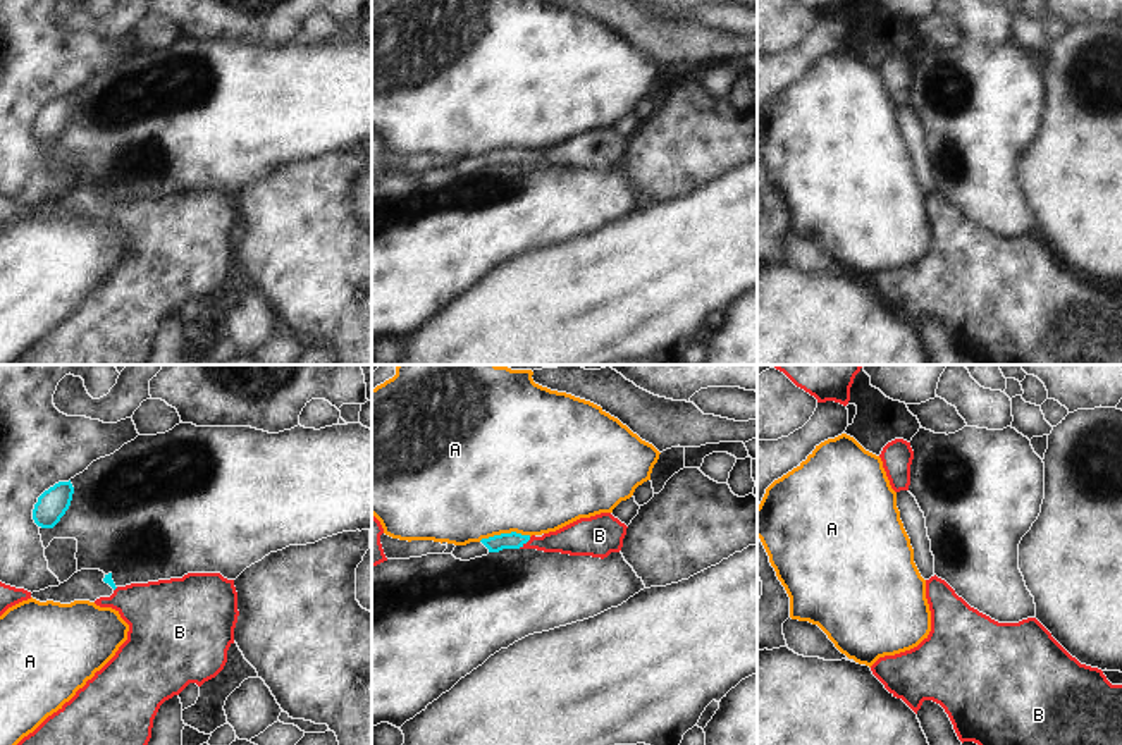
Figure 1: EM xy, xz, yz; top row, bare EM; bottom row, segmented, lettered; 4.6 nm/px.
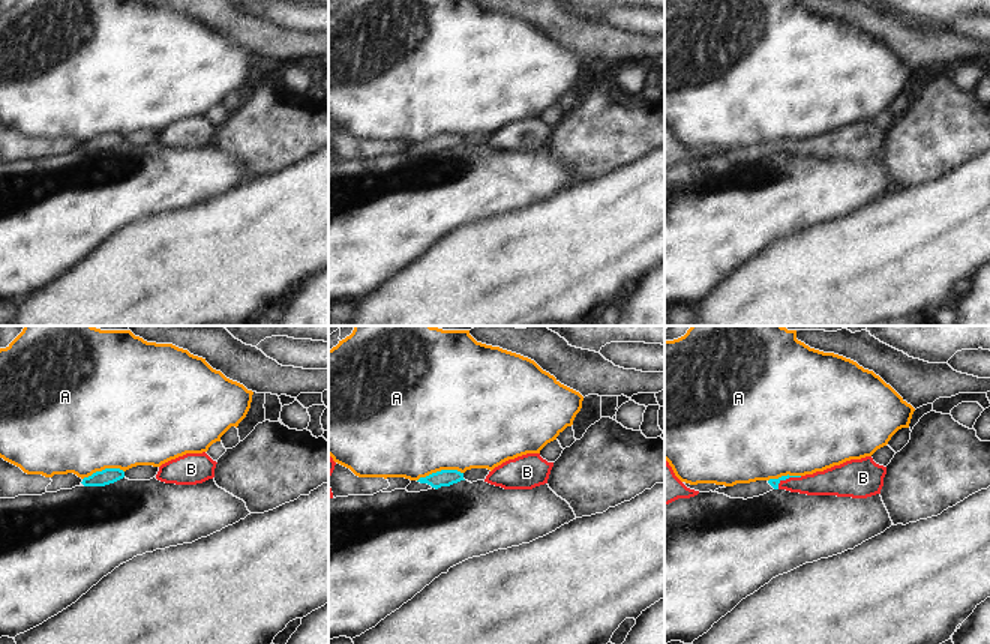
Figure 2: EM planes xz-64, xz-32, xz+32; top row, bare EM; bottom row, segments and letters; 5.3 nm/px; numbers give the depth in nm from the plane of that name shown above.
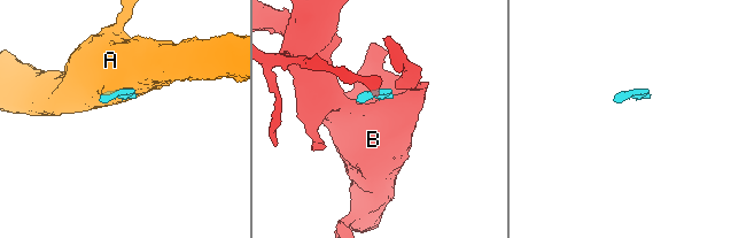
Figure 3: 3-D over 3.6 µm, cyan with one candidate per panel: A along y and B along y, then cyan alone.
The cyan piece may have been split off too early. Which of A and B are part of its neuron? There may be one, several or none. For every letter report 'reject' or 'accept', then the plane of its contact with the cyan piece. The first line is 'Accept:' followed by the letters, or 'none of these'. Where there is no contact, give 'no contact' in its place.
Accept: B
A: reject; contact in xz
B: accept; contact in xz

